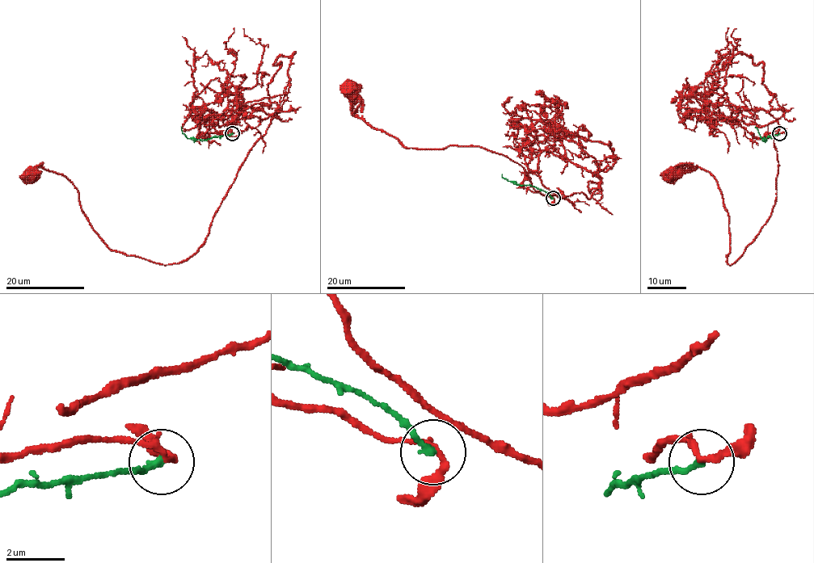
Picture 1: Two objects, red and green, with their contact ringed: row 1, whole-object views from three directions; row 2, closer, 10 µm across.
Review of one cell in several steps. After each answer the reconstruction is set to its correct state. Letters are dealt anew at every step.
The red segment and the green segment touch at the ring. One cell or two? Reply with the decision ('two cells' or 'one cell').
two cells

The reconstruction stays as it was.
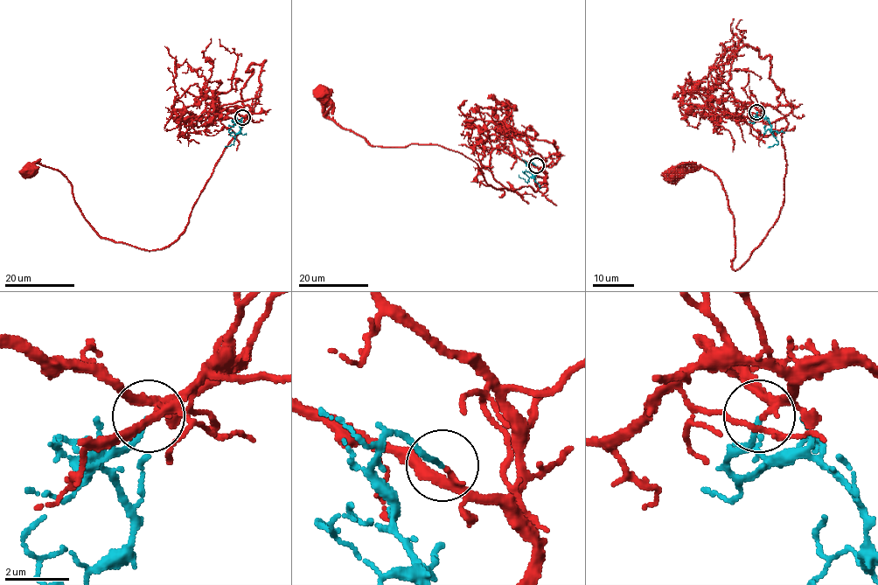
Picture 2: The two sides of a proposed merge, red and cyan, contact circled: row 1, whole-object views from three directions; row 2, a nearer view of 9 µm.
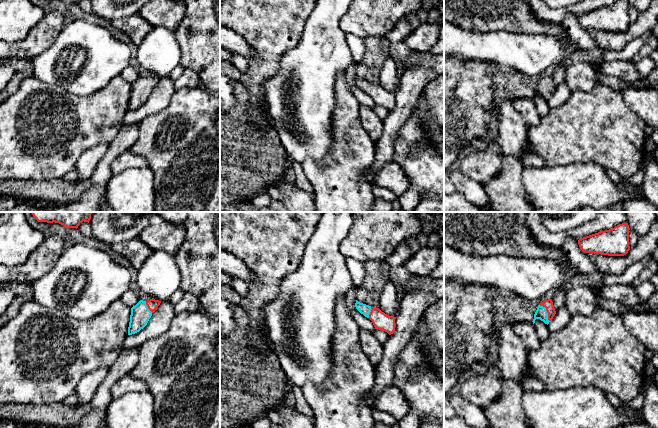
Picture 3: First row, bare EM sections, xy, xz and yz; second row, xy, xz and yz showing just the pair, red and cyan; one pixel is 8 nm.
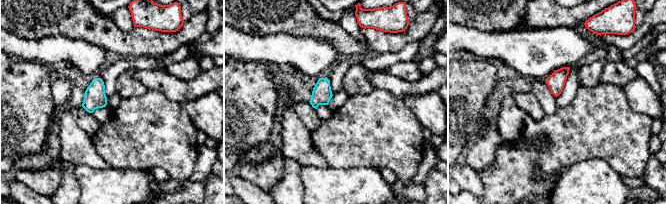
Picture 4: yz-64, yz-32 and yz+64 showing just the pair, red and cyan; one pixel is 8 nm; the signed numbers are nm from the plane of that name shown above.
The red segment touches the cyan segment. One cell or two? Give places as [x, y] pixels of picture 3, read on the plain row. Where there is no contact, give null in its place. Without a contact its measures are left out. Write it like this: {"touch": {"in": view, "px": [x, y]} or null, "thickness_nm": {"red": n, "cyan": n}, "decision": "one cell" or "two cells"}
{"touch": {"in": "yz", "px": [547, 88]}, "thickness_nm": {"red": 80, "cyan": 90}, "decision": "one cell"}

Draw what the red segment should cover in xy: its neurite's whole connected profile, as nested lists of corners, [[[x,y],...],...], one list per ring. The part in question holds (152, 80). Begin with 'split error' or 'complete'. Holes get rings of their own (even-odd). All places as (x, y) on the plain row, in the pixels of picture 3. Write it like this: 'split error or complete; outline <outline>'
split error; outline [[[150,75],[148,77],[140,76],[133,82],[131,84],[128,111],[135,110],[143,105],[160,79],[161,77],[155,75]]]

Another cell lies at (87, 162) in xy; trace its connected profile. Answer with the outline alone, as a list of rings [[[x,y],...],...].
[[[99,144],[86,150],[78,159],[76,169],[78,170],[78,181],[89,180],[96,165],[102,159],[108,149],[108,144]]]

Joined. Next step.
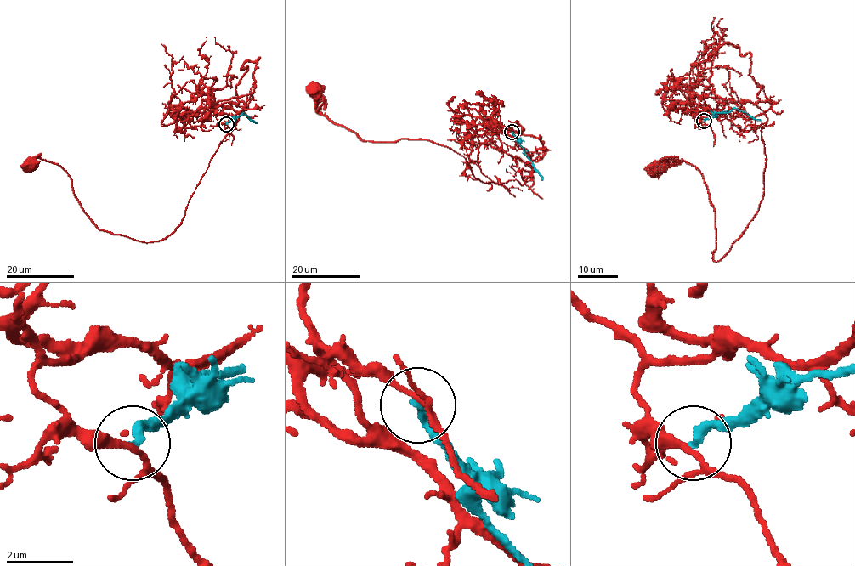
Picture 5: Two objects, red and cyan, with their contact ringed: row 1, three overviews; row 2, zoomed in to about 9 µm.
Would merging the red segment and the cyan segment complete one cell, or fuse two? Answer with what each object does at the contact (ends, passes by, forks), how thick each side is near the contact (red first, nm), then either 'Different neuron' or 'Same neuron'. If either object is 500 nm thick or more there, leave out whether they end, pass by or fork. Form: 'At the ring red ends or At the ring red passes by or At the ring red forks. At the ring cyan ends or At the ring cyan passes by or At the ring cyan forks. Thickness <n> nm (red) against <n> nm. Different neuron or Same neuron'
At the ring red forks. At the ring cyan ends. Thickness 140 nm (red) against 280 nm. Different neuron

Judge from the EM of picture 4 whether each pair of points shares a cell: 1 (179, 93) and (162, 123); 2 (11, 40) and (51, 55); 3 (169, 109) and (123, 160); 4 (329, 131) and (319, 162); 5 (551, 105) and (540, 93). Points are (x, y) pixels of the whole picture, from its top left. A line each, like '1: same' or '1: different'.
1: different
2: same
3: same
4: different
5: same

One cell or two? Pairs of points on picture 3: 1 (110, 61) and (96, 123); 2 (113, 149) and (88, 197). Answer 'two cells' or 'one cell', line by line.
1: two cells
2: one cell

